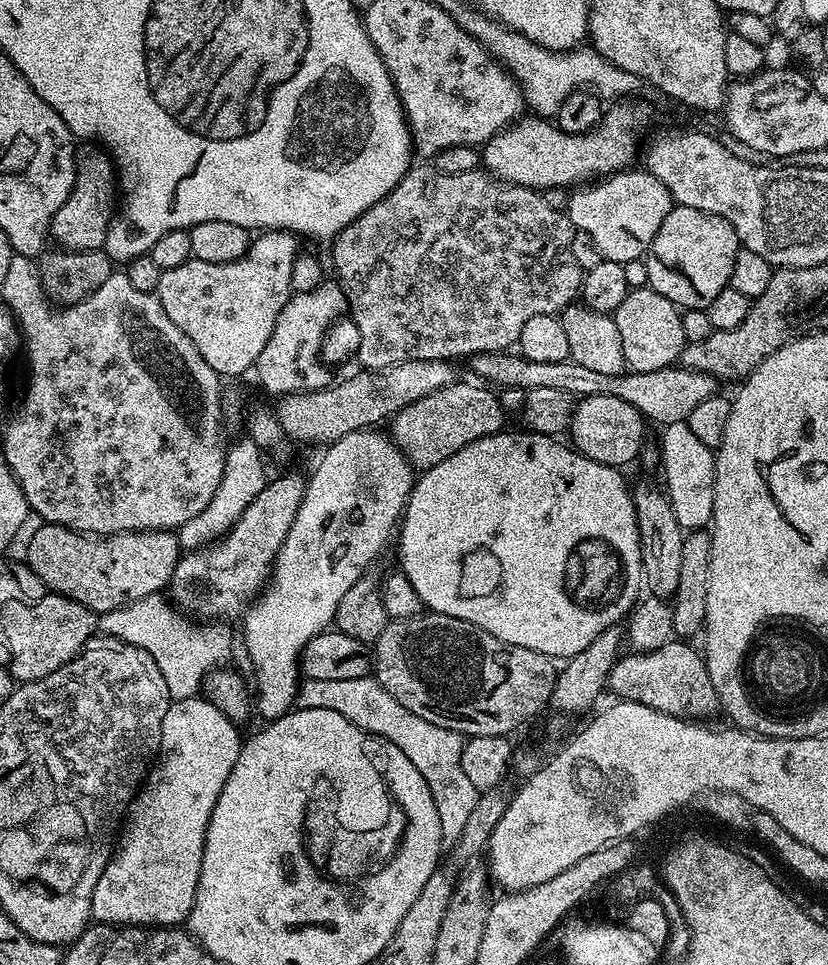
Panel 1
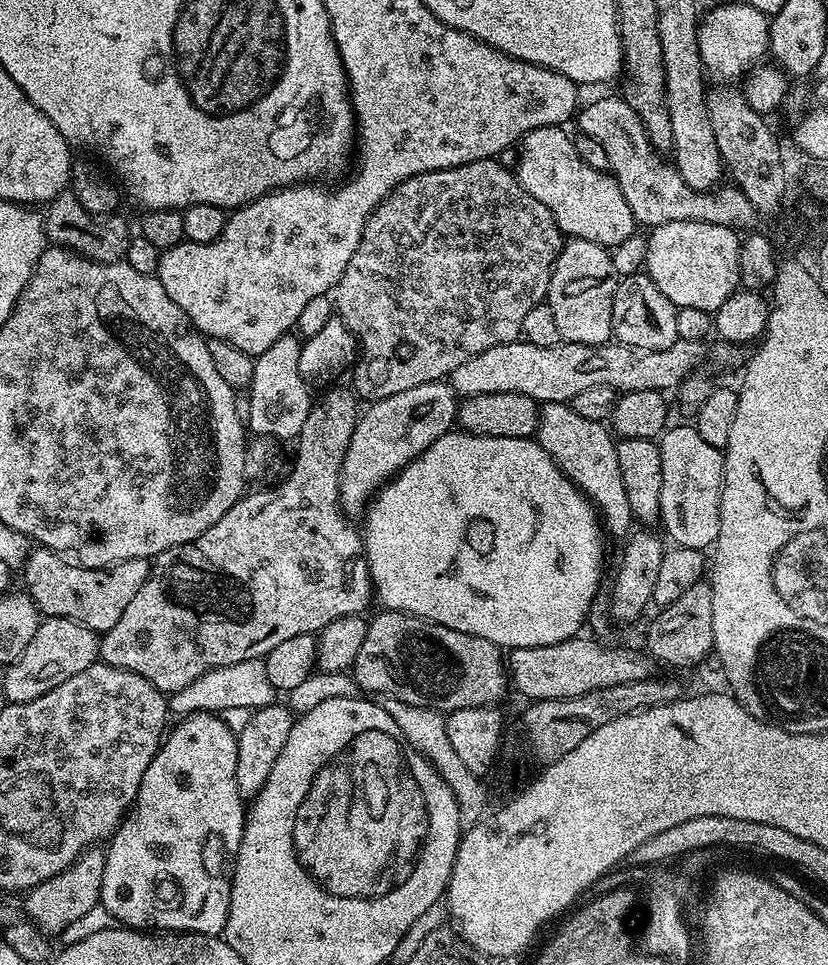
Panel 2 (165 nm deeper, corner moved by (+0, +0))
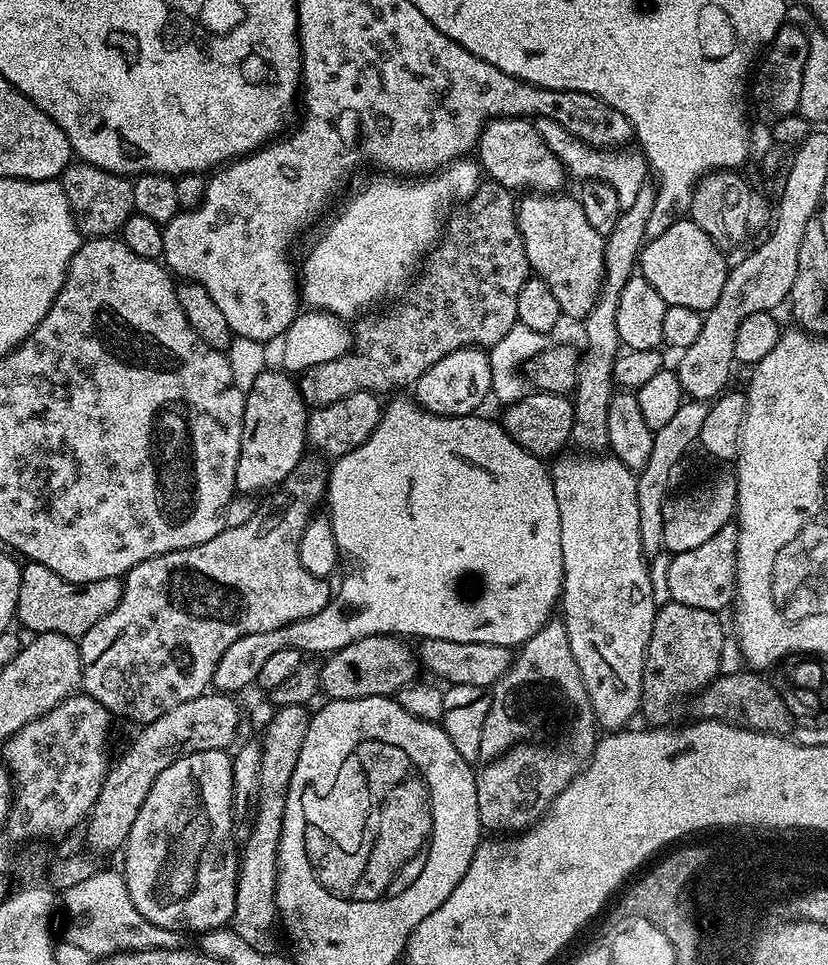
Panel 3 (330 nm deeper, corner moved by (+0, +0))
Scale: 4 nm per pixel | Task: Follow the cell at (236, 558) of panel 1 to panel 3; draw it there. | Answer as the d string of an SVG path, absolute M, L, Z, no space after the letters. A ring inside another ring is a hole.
M305 455L304 459L298 462L294 471L284 479L282 487L271 493L271 496L273 495L272 504L262 505L249 520L244 520L241 524L234 525L233 528L232 525L225 526L217 536L210 538L210 542L202 542L198 546L190 546L186 550L174 550L161 556L146 558L146 562L138 562L138 566L129 570L127 576L122 580L124 589L118 606L114 606L114 610L106 618L102 618L102 622L90 626L90 630L86 630L86 634L79 637L80 661L84 667L80 679L83 695L102 702L102 706L106 706L106 710L112 713L113 717L120 719L121 716L124 720L133 720L136 726L149 724L154 722L154 718L162 718L162 714L166 714L168 710L174 710L174 706L178 706L182 702L190 702L209 691L214 666L218 666L218 658L222 658L222 654L226 654L226 646L230 646L230 642L238 642L238 638L242 638L246 634L262 634L266 630L286 628L294 622L305 620L322 611L330 599L329 581L315 577L314 574L303 569L298 558L298 546L299 539L302 538L302 534L307 528L308 520L319 509L316 508L319 504L321 507L328 491L329 469L326 464L324 468L323 462L325 463L319 455Z

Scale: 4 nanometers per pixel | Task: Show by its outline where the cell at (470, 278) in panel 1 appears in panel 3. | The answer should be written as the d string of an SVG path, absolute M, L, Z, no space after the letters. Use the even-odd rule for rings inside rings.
M481 183L473 196L447 217L436 247L411 285L412 293L381 316L368 314L357 319L351 351L299 377L304 403L322 408L354 391L383 394L409 387L438 358L459 348L487 350L501 341L518 323L518 294L530 278L522 234L516 225L517 201L512 196L498 183Z

